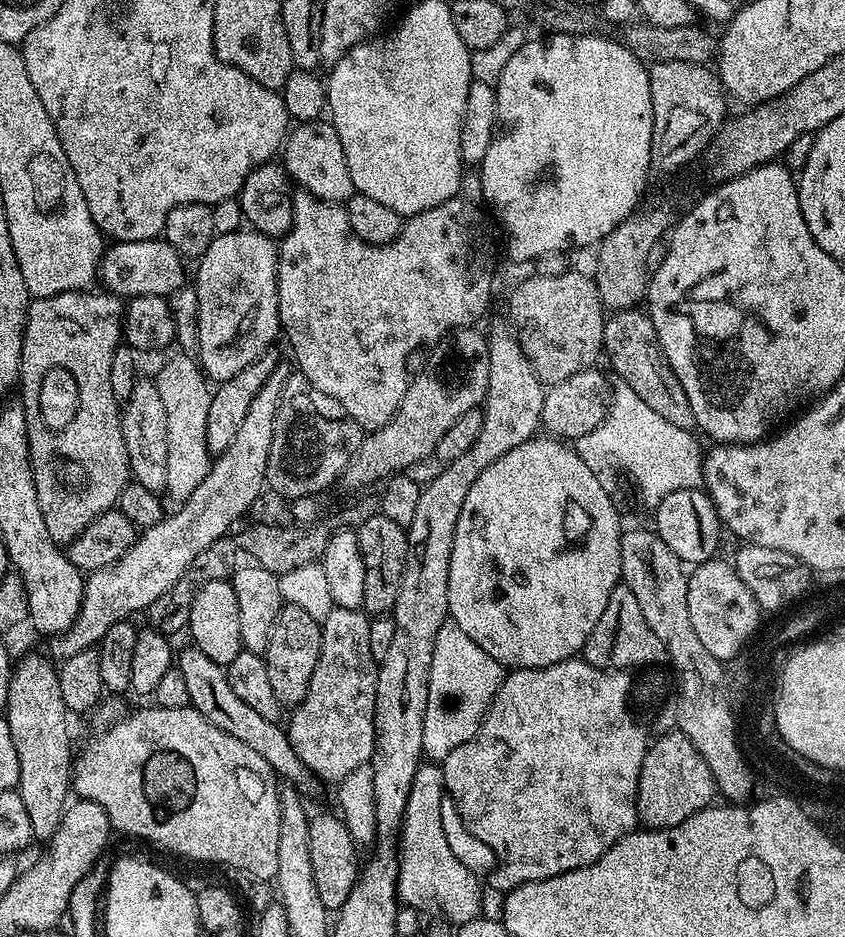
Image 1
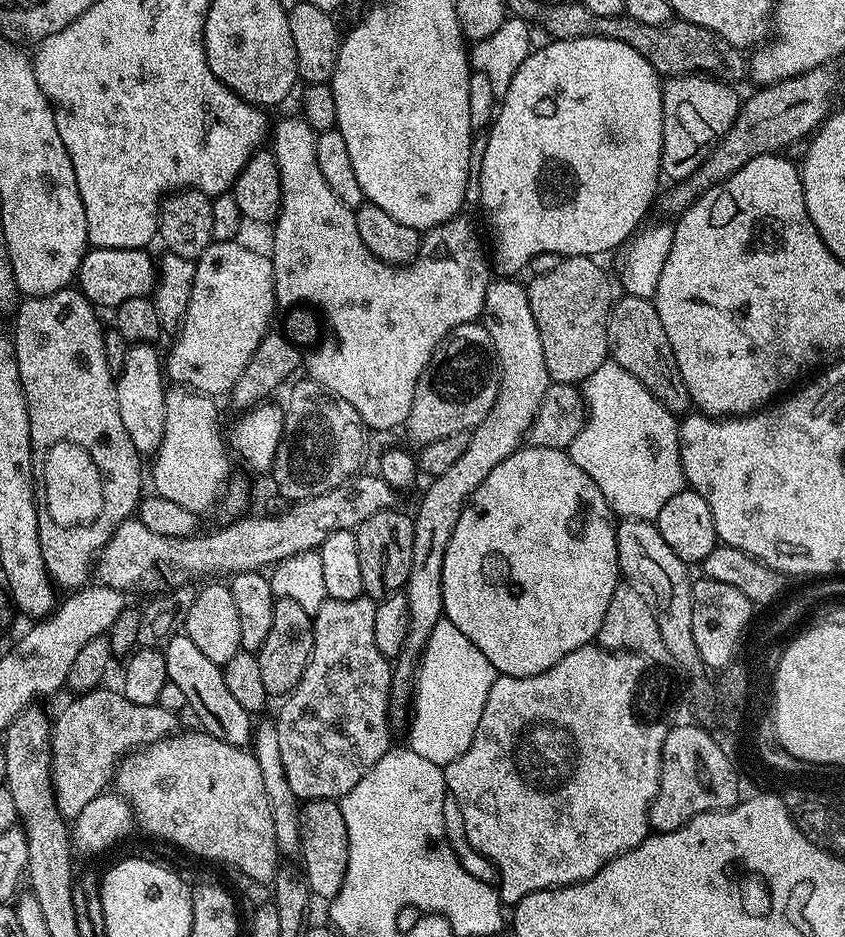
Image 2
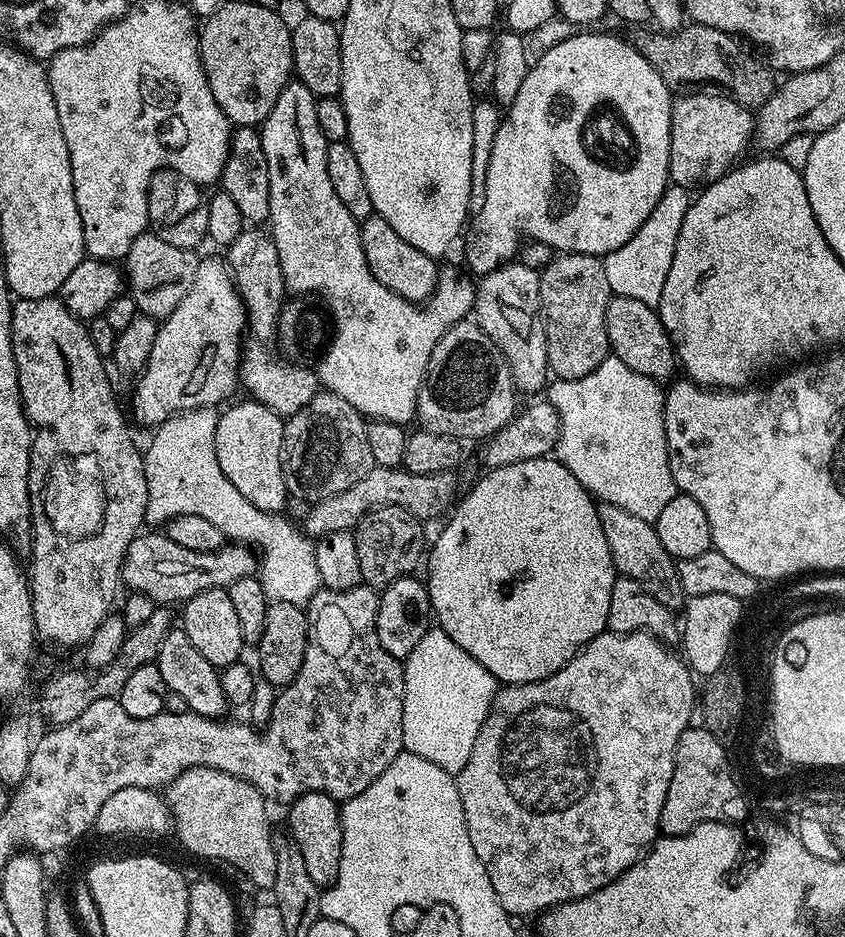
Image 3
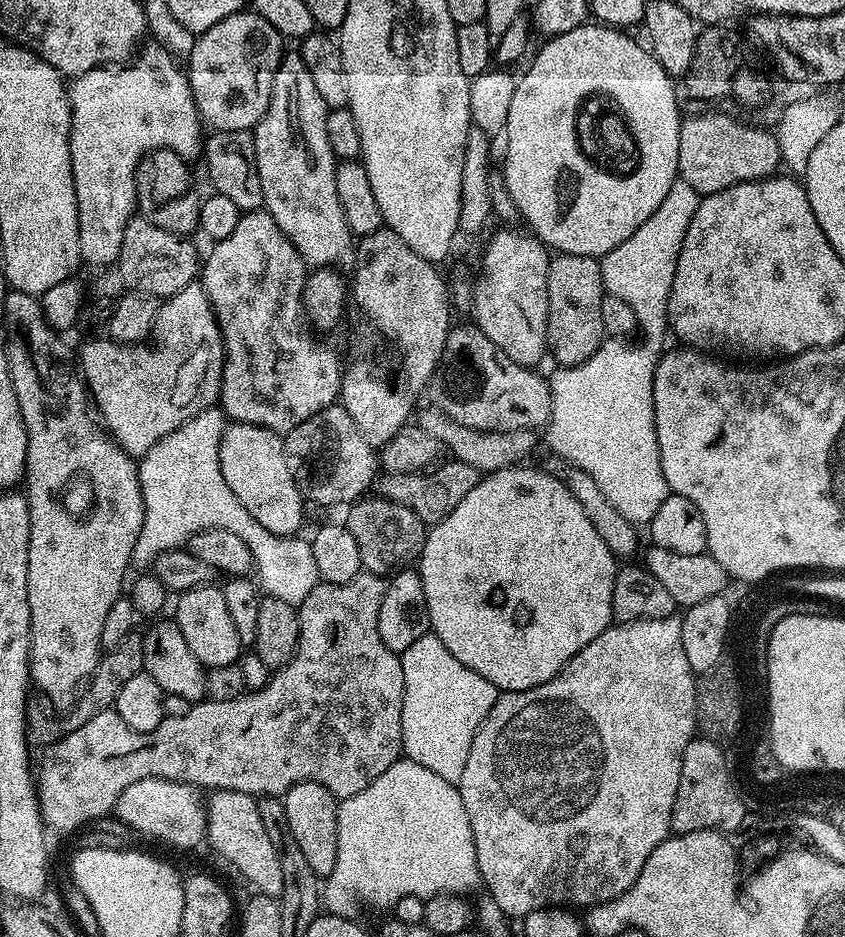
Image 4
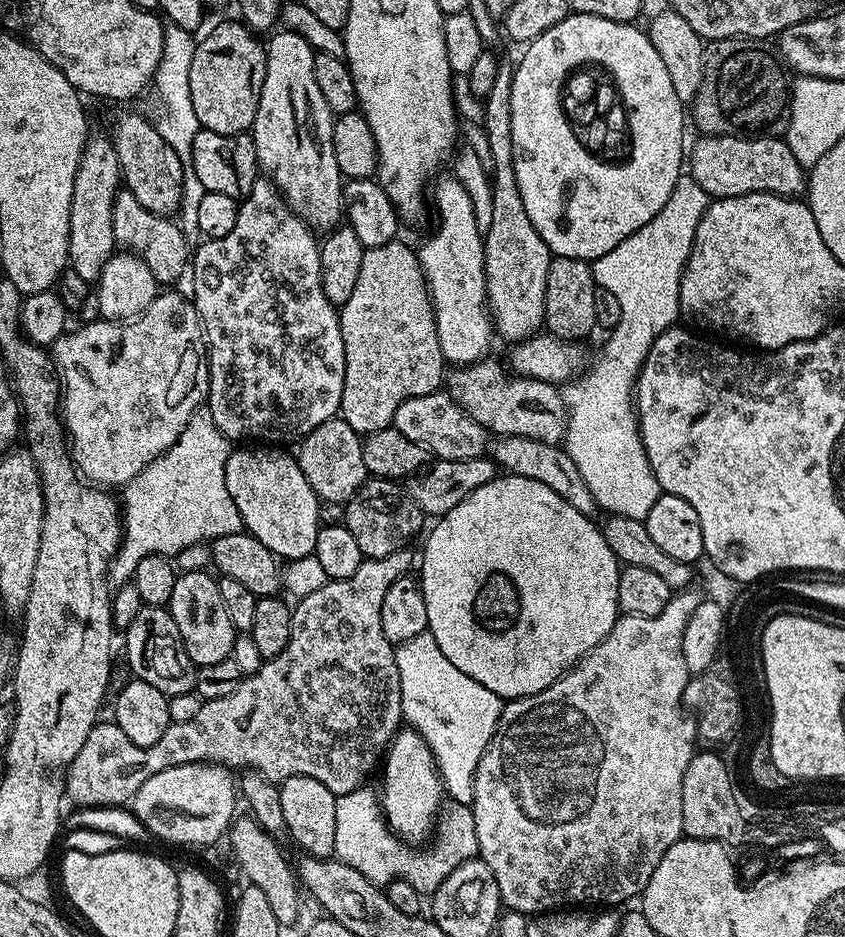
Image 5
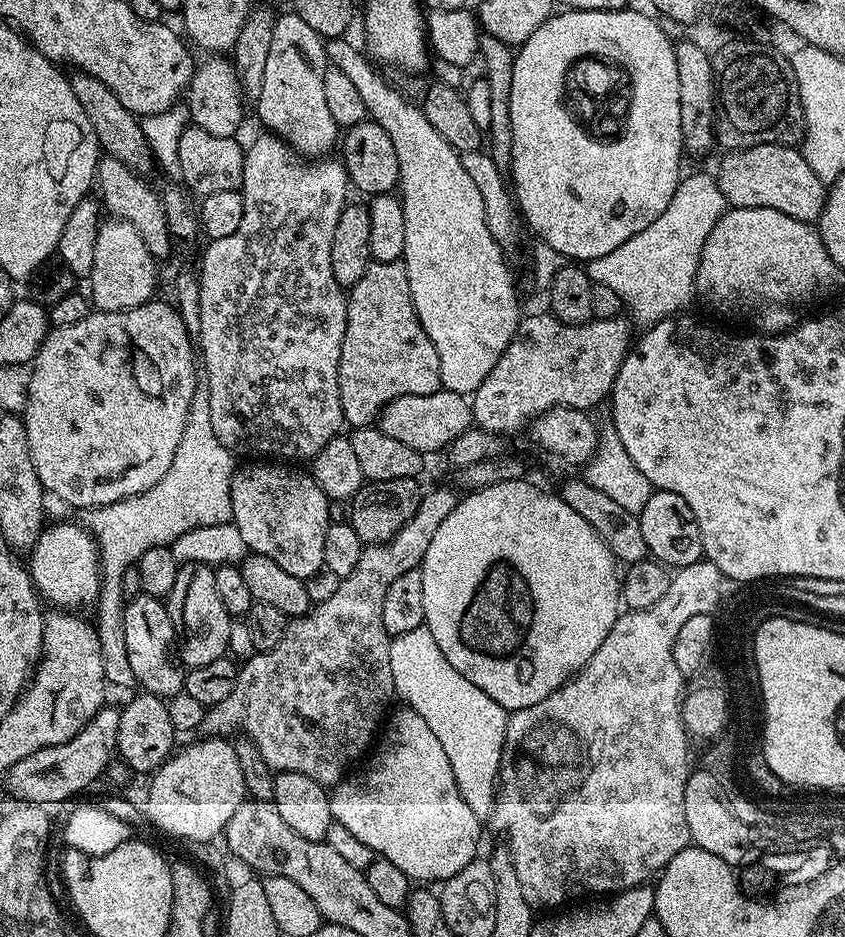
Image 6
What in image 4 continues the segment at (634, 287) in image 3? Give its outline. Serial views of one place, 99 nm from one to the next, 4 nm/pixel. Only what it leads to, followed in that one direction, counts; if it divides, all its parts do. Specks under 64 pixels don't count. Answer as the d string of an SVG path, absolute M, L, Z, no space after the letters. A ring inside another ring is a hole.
M677 178L674 186L670 186L670 194L662 198L662 206L658 206L658 210L654 210L654 214L650 214L650 218L646 218L646 222L642 222L642 226L638 226L638 230L634 230L626 242L622 242L622 246L614 246L614 250L600 260L605 293L622 298L622 302L634 310L637 325L667 325L670 286L674 282L682 238L701 199L700 193L690 186L690 182Z

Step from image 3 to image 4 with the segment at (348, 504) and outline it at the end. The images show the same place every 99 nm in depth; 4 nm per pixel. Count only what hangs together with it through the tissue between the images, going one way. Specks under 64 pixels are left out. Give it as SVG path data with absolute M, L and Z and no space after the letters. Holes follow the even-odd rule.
M449 459L423 472L410 474L384 472L375 481L374 492L375 495L382 496L390 502L398 502L414 510L414 514L418 514L418 518L422 518L425 525L431 526L437 524L442 518L446 518L450 510L454 510L454 506L458 506L458 502L462 502L462 498L466 498L466 494L470 494L474 486L478 486L481 475L482 473L474 466L466 466L466 462L461 460Z

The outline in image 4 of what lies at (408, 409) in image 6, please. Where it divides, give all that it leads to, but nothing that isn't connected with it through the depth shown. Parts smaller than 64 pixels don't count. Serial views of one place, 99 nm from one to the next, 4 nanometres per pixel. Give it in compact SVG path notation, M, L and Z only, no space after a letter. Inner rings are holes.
M434 406L427 407L419 409L418 423L420 428L426 430L426 434L438 438L438 442L442 442L445 449L450 453L451 459L466 462L466 466L474 466L482 474L496 472L500 468L523 465L527 461L524 459L531 454L532 447L536 444L537 433L533 429L483 432L454 422L454 418L450 418L445 412Z

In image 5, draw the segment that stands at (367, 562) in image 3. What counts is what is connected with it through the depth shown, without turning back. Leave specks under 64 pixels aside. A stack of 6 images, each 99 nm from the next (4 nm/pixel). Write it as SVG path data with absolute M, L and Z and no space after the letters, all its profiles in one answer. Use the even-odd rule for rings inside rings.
M369 479L353 494L351 500L343 505L342 523L354 534L358 542L358 550L362 550L365 558L386 558L386 554L405 551L408 543L420 532L426 523L424 511L412 500L407 487L394 480Z

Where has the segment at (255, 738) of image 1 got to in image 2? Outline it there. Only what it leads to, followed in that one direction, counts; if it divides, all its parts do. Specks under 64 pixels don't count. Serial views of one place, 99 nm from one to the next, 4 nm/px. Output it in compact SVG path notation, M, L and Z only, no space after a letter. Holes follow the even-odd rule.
M187 634L175 636L170 643L164 645L162 651L166 658L168 678L174 682L174 686L180 687L186 694L190 712L200 719L199 727L227 744L251 745L253 743L253 713L238 706L234 694L230 694L230 689L226 687L223 667L210 662L210 658L206 658L206 654L202 654L202 650L198 650L198 646L190 642Z

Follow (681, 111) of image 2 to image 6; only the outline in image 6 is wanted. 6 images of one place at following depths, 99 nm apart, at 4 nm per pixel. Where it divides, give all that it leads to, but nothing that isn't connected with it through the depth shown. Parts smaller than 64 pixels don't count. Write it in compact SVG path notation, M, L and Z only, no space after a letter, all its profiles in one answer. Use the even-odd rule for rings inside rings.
M763 144L753 148L738 148L727 153L728 156L720 164L720 169L715 169L716 184L722 190L725 201L734 208L773 208L782 210L782 214L790 214L799 220L809 222L819 221L824 209L824 197L826 186L810 170L810 162L806 162L803 151L799 147L790 144Z

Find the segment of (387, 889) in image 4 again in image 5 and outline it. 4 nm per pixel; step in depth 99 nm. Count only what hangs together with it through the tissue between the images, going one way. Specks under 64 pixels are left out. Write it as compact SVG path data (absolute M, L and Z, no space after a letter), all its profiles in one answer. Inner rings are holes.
M368 786L355 788L350 794L337 796L334 806L334 846L336 847L335 859L342 861L346 866L354 866L354 870L358 870L358 874L365 876L372 884L387 886L396 880L405 880L410 882L410 886L414 886L414 890L422 894L431 894L455 868L462 866L462 862L477 859L478 838L474 834L474 814L469 805L449 803L435 821L434 835L431 837L432 845L419 852L416 849L419 847L405 842L393 831L385 817L384 809L380 807L377 793L375 791L372 793L370 788Z

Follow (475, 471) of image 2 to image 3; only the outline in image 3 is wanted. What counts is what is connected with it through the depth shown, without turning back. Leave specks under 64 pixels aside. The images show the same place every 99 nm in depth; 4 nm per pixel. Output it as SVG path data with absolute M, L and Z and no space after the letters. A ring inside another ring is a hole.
M521 262L502 264L476 284L474 319L490 342L502 350L512 371L517 393L545 391L548 371L548 335L540 307L540 272Z

